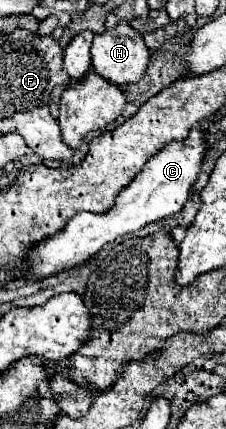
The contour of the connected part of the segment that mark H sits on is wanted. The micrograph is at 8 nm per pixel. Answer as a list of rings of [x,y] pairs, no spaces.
[[[122,22],[114,30],[104,30],[102,34],[94,36],[92,42],[92,68],[108,82],[124,88],[144,78],[146,66],[150,62],[150,52],[142,40],[142,34],[136,32],[130,24]]]

